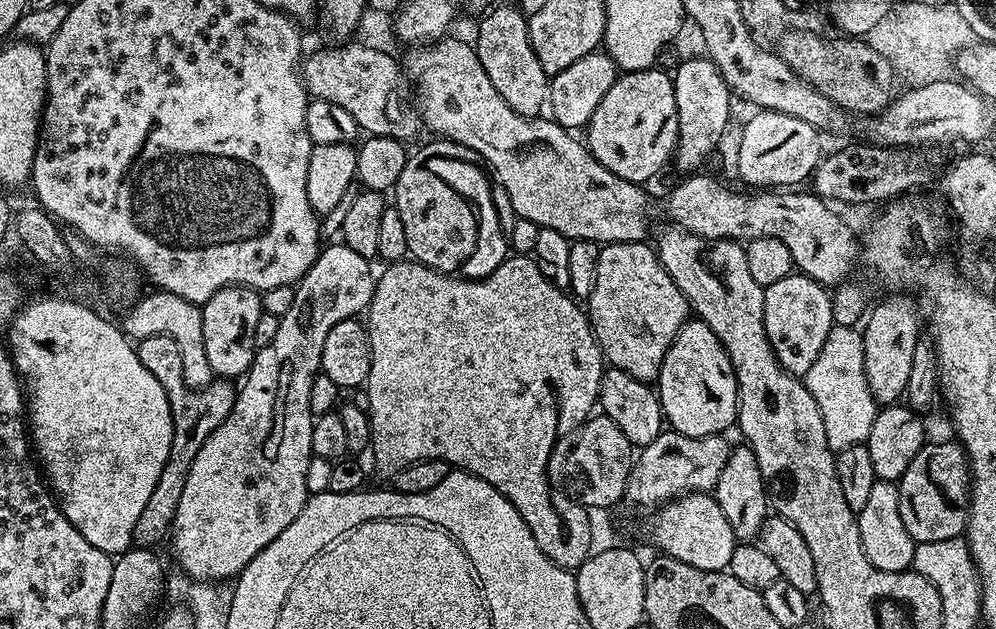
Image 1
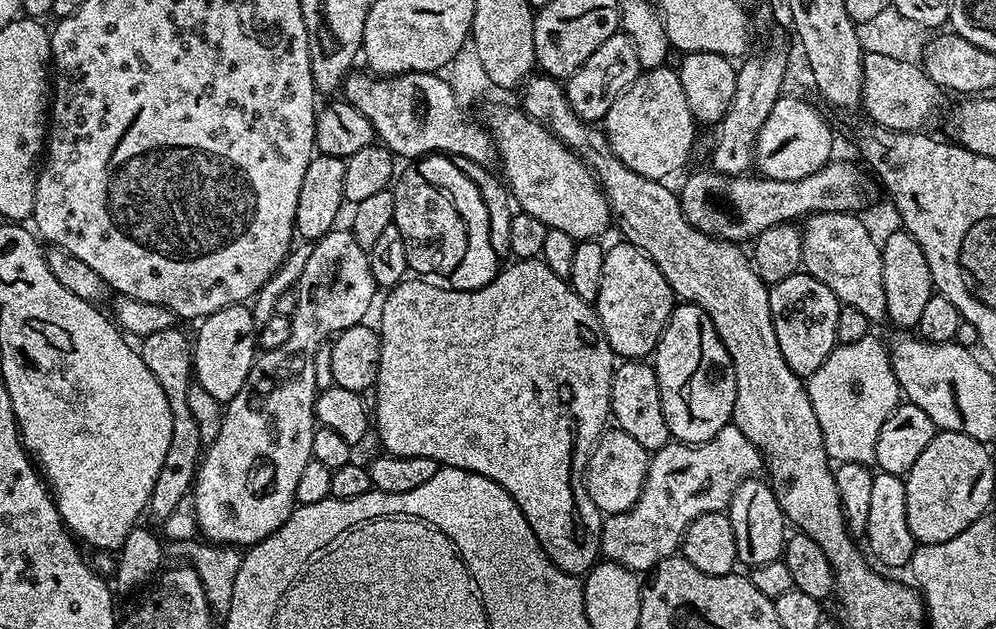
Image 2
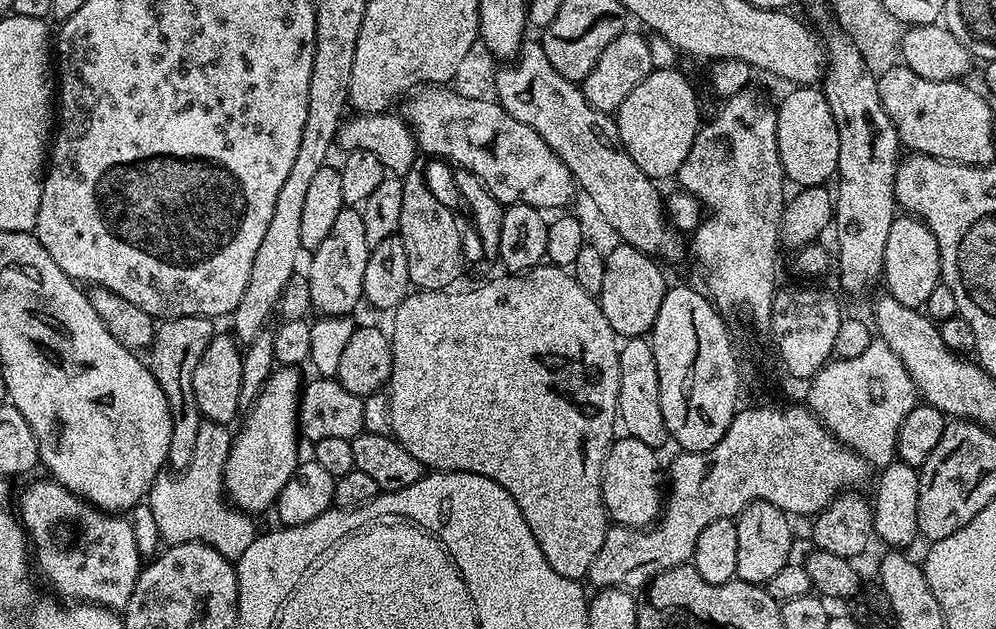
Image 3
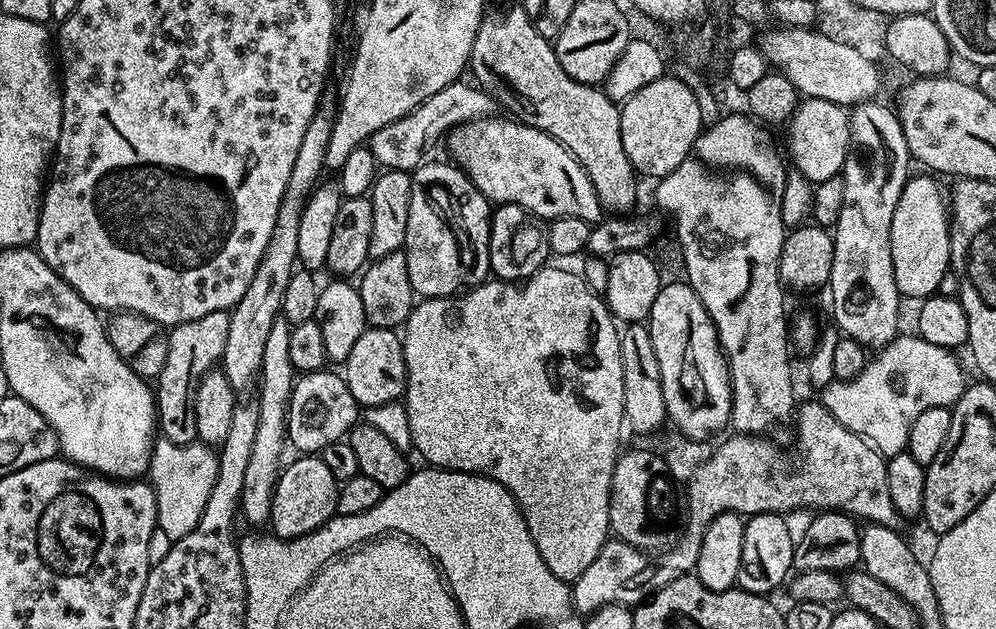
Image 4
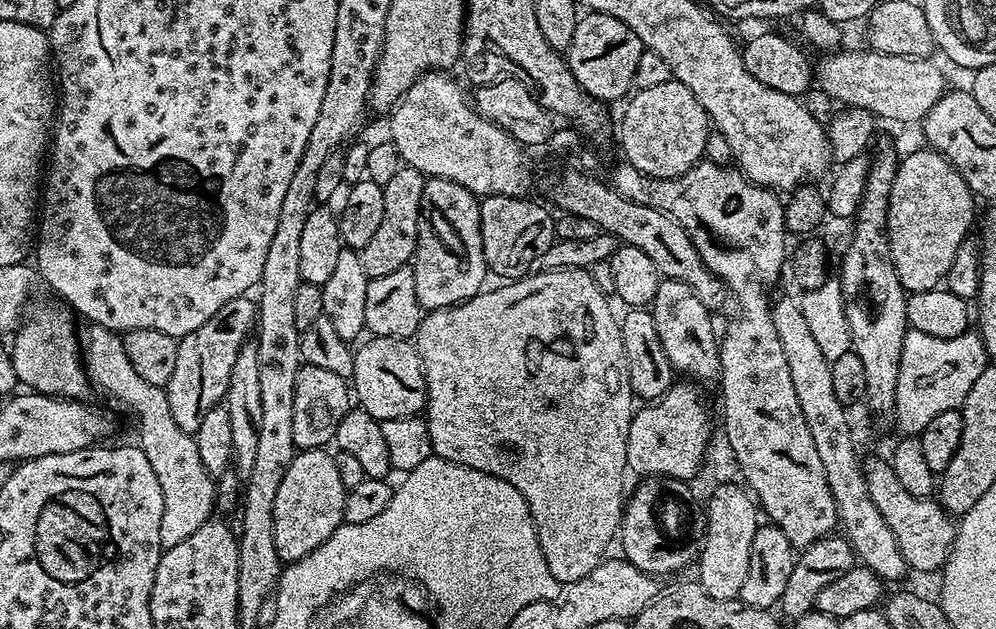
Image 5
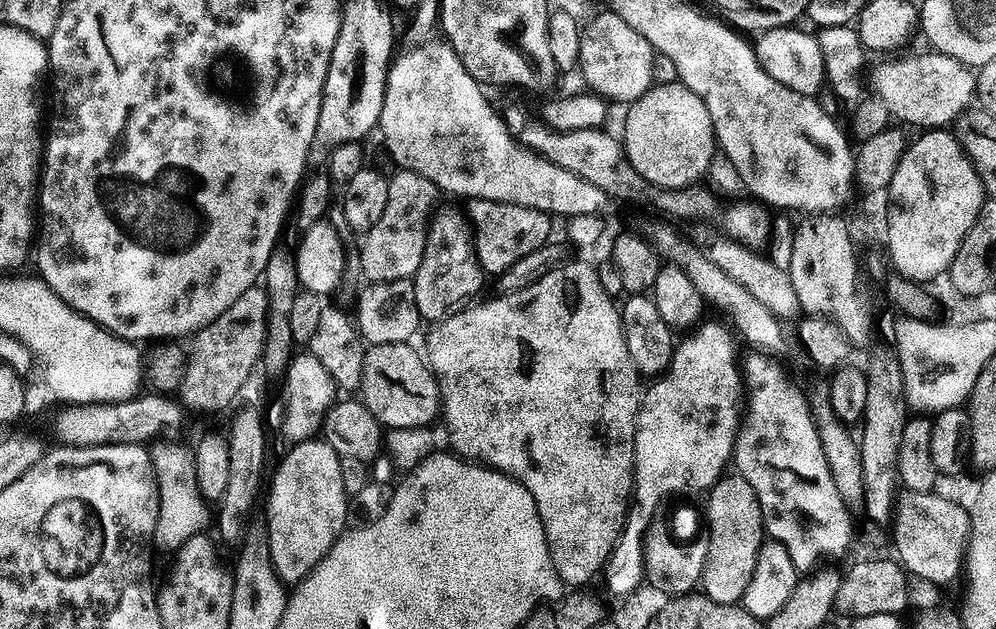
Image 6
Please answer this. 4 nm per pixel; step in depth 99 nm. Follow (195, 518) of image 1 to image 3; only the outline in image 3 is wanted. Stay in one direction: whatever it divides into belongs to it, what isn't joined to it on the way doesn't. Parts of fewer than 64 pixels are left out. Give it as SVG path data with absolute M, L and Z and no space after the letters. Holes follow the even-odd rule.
M346 206L338 214L330 234L322 246L311 253L306 269L310 282L310 302L320 316L346 316L355 313L356 303L364 294L364 275L370 245L366 242L366 226L362 226L362 214L352 206ZM280 366L268 375L264 388L258 394L258 398L251 401L252 413L244 420L244 425L235 433L232 445L229 450L229 457L226 458L224 470L224 492L227 499L233 500L235 507L241 512L257 514L264 512L275 505L276 499L280 497L282 486L290 482L294 474L298 457L296 457L296 436L301 435L300 431L300 396L302 393L302 379L295 367Z

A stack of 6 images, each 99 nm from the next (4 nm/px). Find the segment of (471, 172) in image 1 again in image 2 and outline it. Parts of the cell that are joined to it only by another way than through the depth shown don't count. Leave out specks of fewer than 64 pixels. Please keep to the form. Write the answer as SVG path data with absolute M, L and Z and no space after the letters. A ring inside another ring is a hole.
M443 153L423 156L417 161L415 167L426 182L451 198L451 204L458 211L459 217L466 226L466 252L462 256L462 261L458 262L458 266L449 272L446 278L447 285L459 292L478 290L482 286L489 285L499 272L500 259L492 247L489 215L478 186L456 167L453 157Z

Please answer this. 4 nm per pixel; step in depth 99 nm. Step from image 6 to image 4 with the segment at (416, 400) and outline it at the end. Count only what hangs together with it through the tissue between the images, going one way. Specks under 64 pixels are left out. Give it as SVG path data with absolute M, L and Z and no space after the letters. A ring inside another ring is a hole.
M365 328L362 338L351 348L350 358L343 362L342 375L356 403L365 409L399 401L408 389L403 339L390 328Z

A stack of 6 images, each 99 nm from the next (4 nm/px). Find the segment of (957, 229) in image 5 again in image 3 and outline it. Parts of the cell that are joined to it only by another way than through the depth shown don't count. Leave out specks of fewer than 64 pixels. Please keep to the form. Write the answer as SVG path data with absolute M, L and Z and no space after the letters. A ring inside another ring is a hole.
M900 214L892 221L890 234L886 237L886 254L884 255L884 270L882 273L882 284L885 284L887 295L898 298L911 308L924 306L933 293L936 284L941 283L940 279L940 247L934 238L934 234L923 220L911 215Z

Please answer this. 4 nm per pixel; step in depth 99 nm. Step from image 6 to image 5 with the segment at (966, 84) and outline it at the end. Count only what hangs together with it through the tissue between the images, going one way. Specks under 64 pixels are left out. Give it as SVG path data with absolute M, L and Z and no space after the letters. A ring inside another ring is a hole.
M837 50L831 54L825 55L823 57L824 61L821 62L820 65L815 65L814 68L814 80L818 85L820 84L820 88L825 92L826 95L829 96L832 100L837 100L840 103L840 106L847 106L849 108L861 108L862 110L866 110L867 112L875 114L881 121L884 120L897 120L900 124L912 124L915 122L923 121L925 114L933 108L933 106L943 98L946 85L944 85L944 76L939 72L938 69L935 68L931 63L933 62L931 59L925 58L922 60L915 60L914 58L910 58L909 56L891 56L890 54L882 54L881 52L874 52L871 50Z

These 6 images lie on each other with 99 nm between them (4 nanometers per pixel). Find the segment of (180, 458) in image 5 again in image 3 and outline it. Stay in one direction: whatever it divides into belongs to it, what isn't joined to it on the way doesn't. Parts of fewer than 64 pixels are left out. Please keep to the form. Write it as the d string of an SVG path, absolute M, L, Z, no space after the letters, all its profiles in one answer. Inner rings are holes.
M203 419L198 428L189 466L178 473L165 470L152 484L146 503L165 545L209 544L224 558L235 562L240 560L243 551L256 540L258 527L253 522L255 519L237 508L231 509L230 514L222 504L225 462L233 439L233 431L227 425Z

